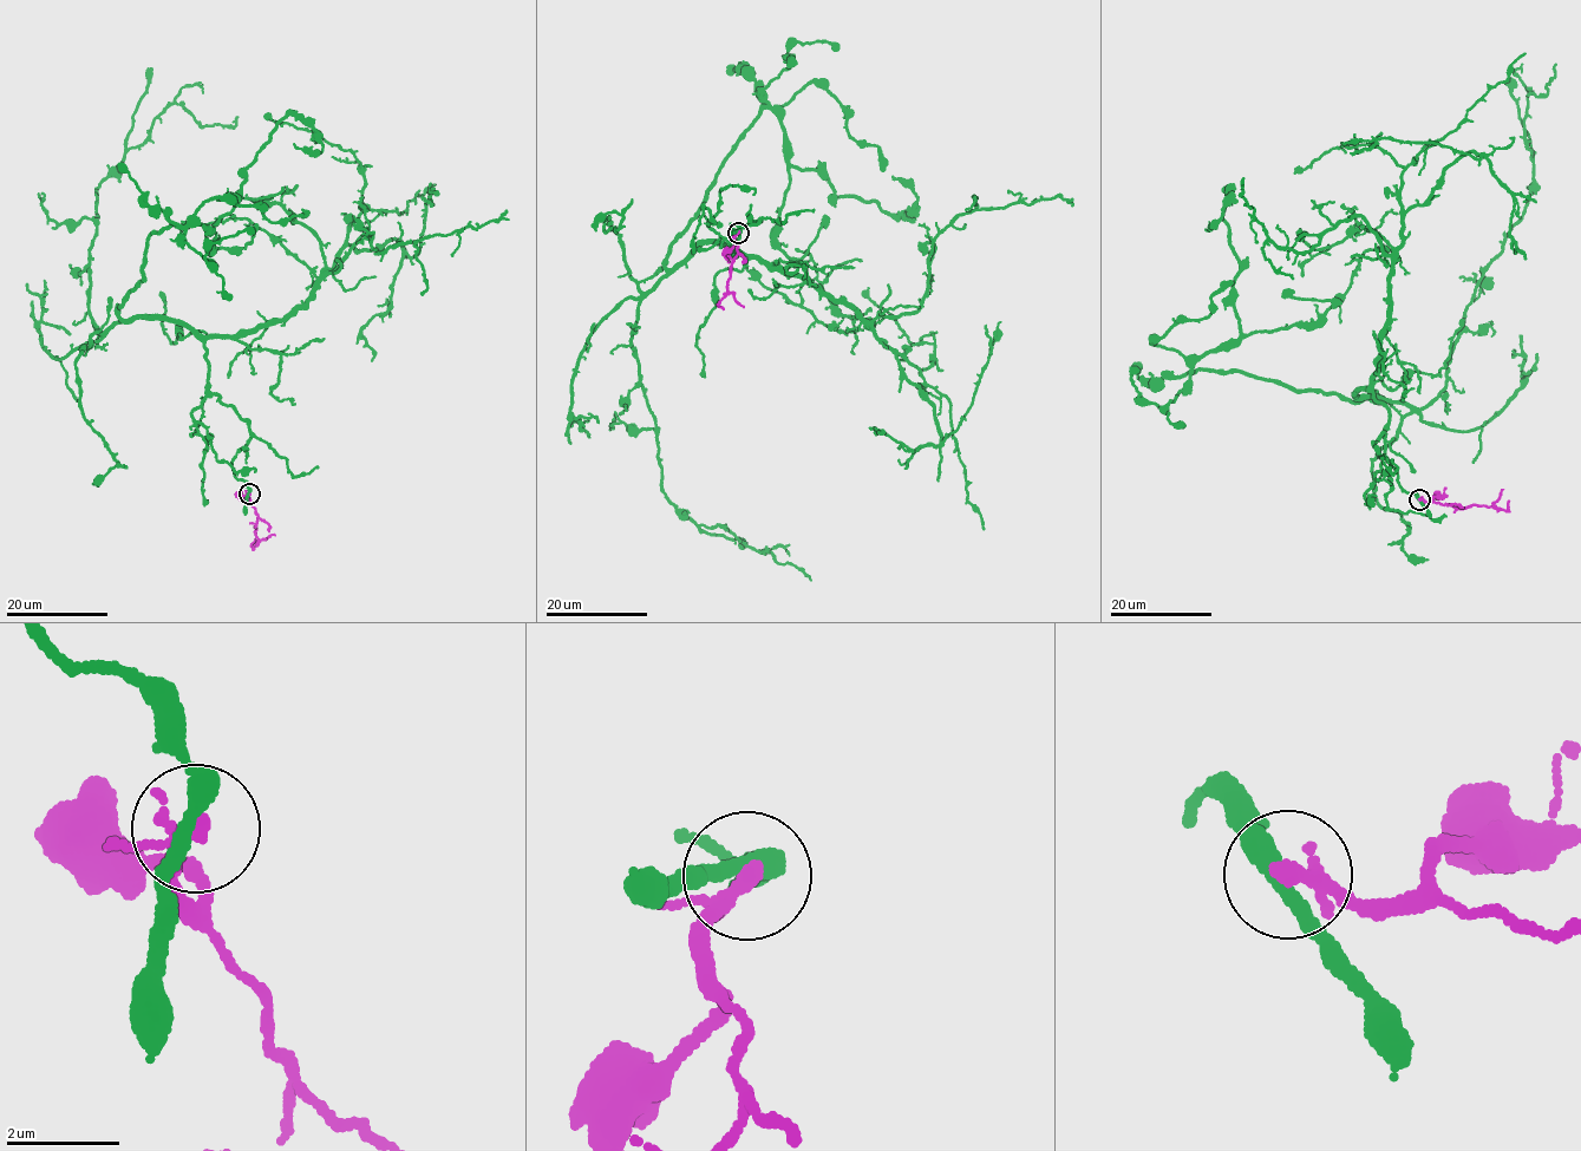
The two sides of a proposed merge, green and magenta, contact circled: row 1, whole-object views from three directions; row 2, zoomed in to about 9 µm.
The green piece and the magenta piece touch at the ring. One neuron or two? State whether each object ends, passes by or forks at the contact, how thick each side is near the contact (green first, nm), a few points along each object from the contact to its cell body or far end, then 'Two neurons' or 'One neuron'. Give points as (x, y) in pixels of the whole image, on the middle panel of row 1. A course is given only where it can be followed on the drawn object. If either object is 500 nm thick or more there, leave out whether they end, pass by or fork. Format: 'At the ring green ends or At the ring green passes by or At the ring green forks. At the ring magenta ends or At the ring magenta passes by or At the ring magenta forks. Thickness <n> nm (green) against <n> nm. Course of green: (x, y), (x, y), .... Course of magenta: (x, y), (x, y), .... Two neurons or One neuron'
At the ring green passes by. At the ring magenta forks. Thickness 320 nm (green) against 200 nm. Course of green: (738, 231), (759, 222), (735, 257), (694, 244), (665, 266), (763, 109), (836, 197), (913, 214), (893, 176). Course of magenta: (738, 233), (733, 236), (737, 256), (726, 295), (719, 302), (723, 308). Two neurons

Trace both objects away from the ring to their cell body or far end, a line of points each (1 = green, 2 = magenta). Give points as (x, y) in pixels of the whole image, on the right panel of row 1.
1: (1419, 499), (1374, 448), (1389, 410), (1373, 393), (1191, 370), (1240, 335), (1223, 188), (1204, 228)
2: (1421, 499), (1462, 509), (1482, 505), (1507, 510), (1508, 501)

